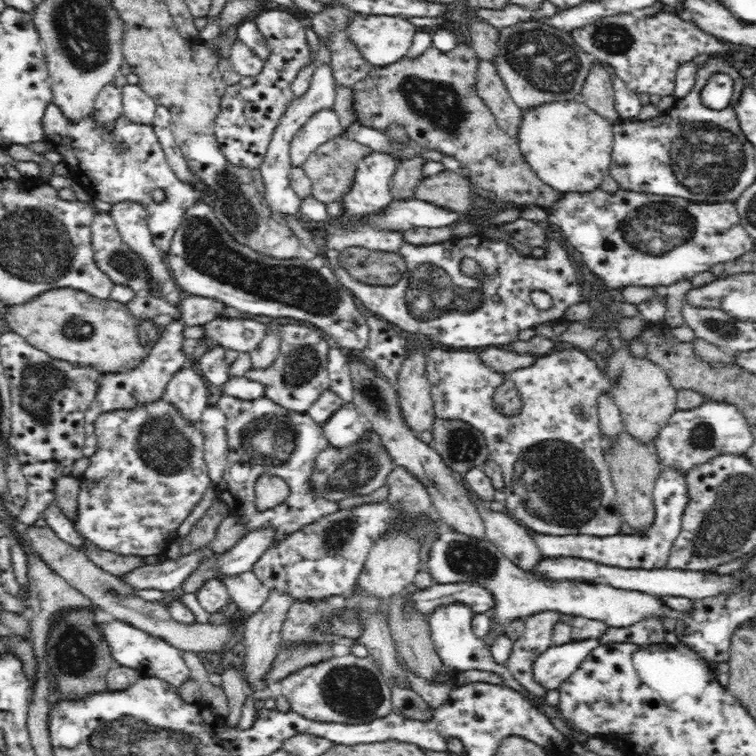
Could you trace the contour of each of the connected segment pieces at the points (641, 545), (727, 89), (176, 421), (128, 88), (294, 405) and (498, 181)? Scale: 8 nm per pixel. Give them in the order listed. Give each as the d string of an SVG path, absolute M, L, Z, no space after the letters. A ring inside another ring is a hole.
M663 469L653 488L654 520L644 535L616 535L615 537L589 537L588 535L552 535L529 531L538 553L544 557L574 557L591 560L623 569L662 569L681 531L681 520L688 502L687 481L672 469Z
M714 72L701 88L701 103L710 110L724 110L730 106L734 87L735 80L732 76L726 72Z
M160 397L125 410L102 413L95 422L98 448L82 475L76 511L68 520L88 543L104 552L144 557L163 553L175 541L177 528L200 504L210 485L203 421L188 420L170 400Z
M127 83L121 91L124 117L142 126L152 126L157 102L139 84Z
M286 325L283 330L281 354L270 366L253 366L243 377L260 384L264 397L272 400L281 409L304 414L320 400L320 395L329 388L327 364L330 340L322 338L313 328L305 325Z
M460 43L448 52L442 52L430 45L420 56L408 58L403 55L400 60L388 64L388 66L373 66L370 74L351 86L353 93L352 109L355 109L356 122L361 126L382 130L389 123L404 124L408 135L412 137L421 150L432 150L453 157L465 167L469 183L480 190L494 192L496 196L508 206L515 208L538 207L544 210L550 209L556 202L562 202L564 192L560 192L541 182L537 175L529 169L525 162L516 137L505 134L501 130L492 113L474 90L474 70L476 70L478 57L470 44ZM504 151L507 160L499 164L494 154Z

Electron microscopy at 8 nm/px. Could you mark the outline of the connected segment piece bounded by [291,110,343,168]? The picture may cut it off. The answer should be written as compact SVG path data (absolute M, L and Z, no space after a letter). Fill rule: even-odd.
M333 110L317 112L292 141L291 162L293 167L302 167L314 150L341 135L343 135L342 124Z

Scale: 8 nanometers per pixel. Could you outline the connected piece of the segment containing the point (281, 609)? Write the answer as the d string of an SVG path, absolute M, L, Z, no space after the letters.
M272 588L263 606L246 622L243 639L243 648L246 651L245 670L242 674L244 674L244 677L245 675L249 676L249 679L255 684L255 689L262 687L262 680L264 679L265 673L270 669L274 657L280 652L278 647L281 646L281 627L292 604L295 602L296 599L289 592L284 592L279 588Z

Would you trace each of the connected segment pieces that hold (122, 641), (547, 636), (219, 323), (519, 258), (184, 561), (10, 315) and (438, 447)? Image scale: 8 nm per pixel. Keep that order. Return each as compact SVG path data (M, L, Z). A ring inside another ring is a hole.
M118 620L106 623L104 627L107 628L108 643L112 644L112 655L119 665L140 672L143 678L154 677L164 680L172 687L180 687L180 684L189 678L190 671L184 652L168 643L168 640L143 632Z
M548 610L525 618L525 630L513 642L513 650L504 664L522 687L537 696L544 696L545 692L533 682L532 668L538 655L552 647L551 637L554 626L561 622L560 614Z
M218 317L203 324L204 336L212 343L238 352L251 352L264 340L270 324L246 319Z
M372 151L359 164L354 192L350 192L342 202L346 203L346 212L338 218L325 222L326 237L322 242L323 256L336 275L337 281L354 297L360 300L364 308L373 312L374 316L399 326L408 332L421 332L448 349L457 350L468 347L496 347L516 340L516 332L524 328L532 328L544 322L556 323L563 320L564 311L572 304L583 302L582 289L576 279L574 266L569 256L561 247L555 234L545 241L547 256L536 259L522 256L508 240L490 238L484 233L474 233L462 238L450 238L438 244L414 246L402 241L402 233L386 232L382 229L362 227L346 230L340 228L340 222L352 218L356 214L378 212L393 200L389 192L392 175L397 170L397 161L384 151ZM469 257L477 261L486 271L489 279L478 283L460 273L461 261ZM534 290L548 292L553 298L553 305L547 311L541 311L530 300Z
M200 549L190 555L180 556L178 559L168 559L162 563L143 566L122 578L138 589L170 592L176 586L183 584L192 571L204 560L203 550Z
M70 286L49 287L48 290L25 299L24 302L1 303L7 330L19 334L28 344L44 351L52 358L68 362L88 363L100 370L120 370L132 367L143 359L140 345L136 342L136 318L126 304L116 300L102 300L92 293L73 289Z
M435 419L430 431L432 447L443 463L456 473L482 468L491 459L483 432L476 430L470 423Z

